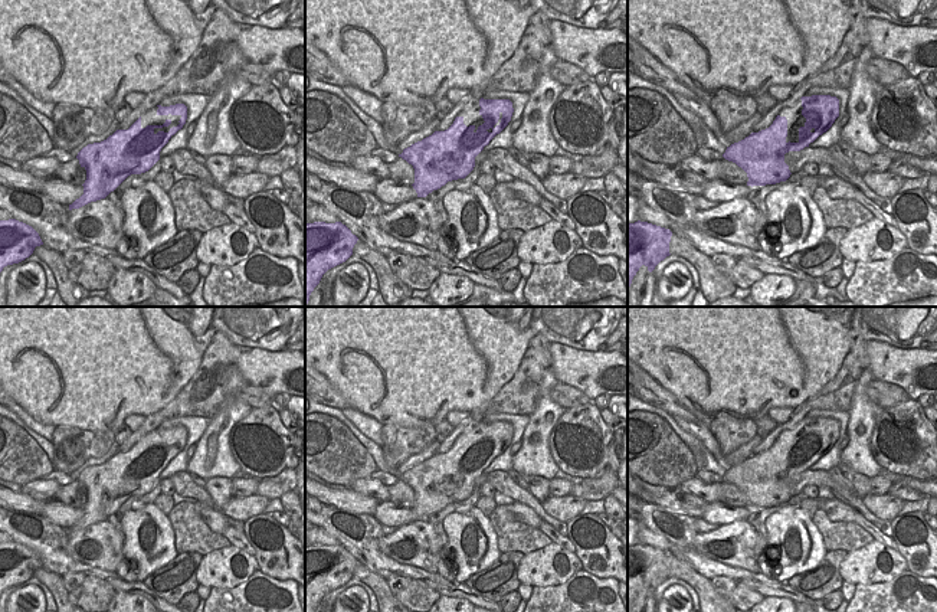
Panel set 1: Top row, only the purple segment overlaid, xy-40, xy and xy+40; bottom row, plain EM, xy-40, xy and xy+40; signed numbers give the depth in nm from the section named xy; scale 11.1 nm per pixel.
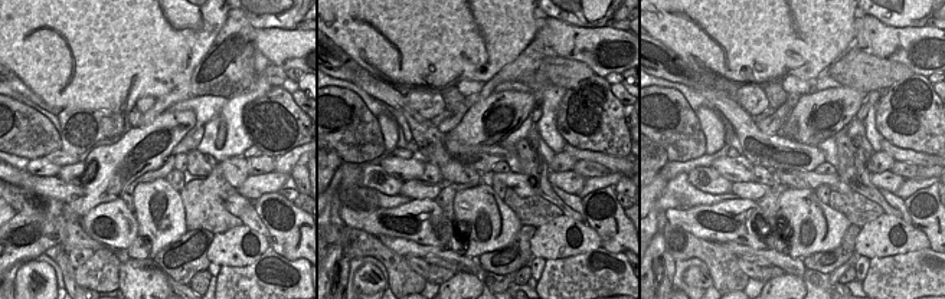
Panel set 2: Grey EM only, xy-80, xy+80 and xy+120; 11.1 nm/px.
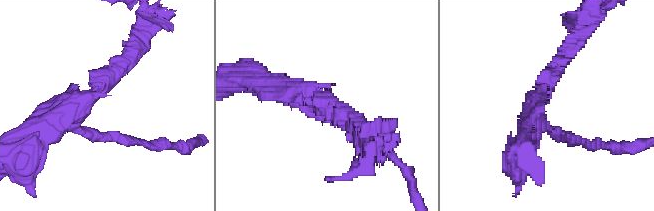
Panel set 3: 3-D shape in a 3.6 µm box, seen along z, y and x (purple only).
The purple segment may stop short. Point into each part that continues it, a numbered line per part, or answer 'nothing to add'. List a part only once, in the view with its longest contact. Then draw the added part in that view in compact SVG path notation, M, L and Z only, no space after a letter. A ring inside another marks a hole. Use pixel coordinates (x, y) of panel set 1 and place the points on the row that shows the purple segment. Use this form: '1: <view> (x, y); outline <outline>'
nothing to add

